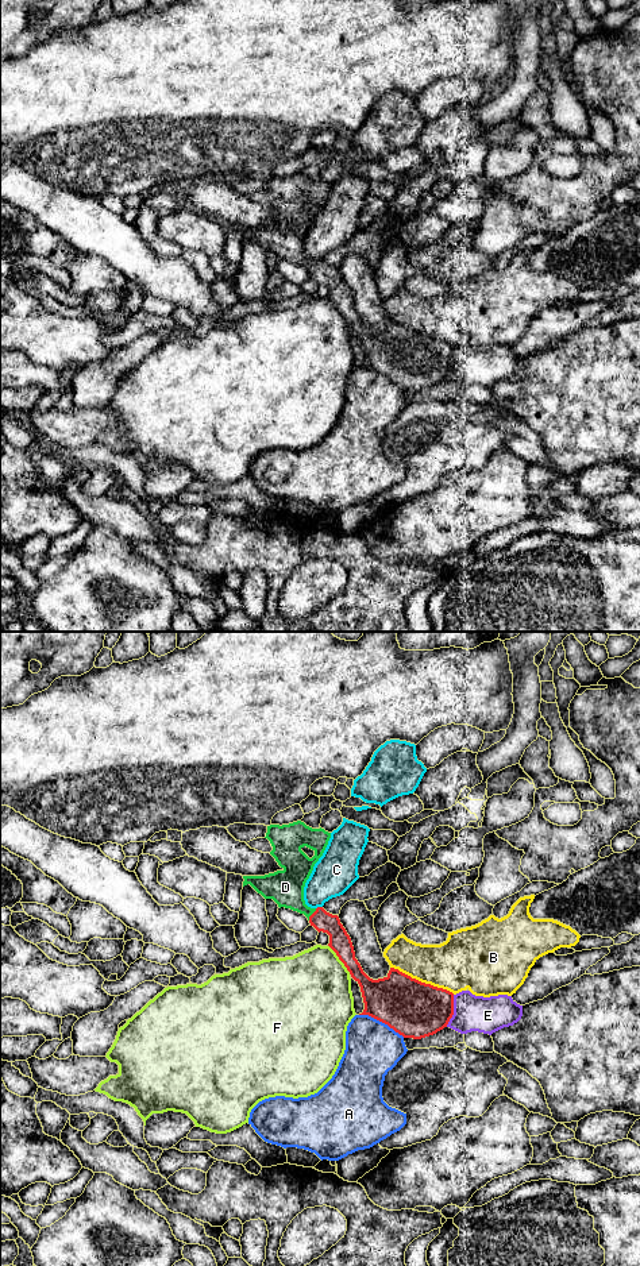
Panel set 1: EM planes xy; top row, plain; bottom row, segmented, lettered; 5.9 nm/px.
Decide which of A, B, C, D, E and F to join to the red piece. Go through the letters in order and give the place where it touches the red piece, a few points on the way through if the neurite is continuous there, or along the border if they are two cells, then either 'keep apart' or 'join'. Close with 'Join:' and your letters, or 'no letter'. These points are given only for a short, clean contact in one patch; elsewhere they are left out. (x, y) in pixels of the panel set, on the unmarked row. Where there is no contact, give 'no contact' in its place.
A: xy (382, 374) | keep apart
B: xy (423, 335) | keep apart
C: xy (319, 259) | along xy (322, 258), (316, 261) | keep apart
D: xy (312, 266) | across xy (340, 294), (312, 266), (285, 239) | join
E: xy (452, 363) | keep apart
F: xy (339, 311) | keep apart
Join: D

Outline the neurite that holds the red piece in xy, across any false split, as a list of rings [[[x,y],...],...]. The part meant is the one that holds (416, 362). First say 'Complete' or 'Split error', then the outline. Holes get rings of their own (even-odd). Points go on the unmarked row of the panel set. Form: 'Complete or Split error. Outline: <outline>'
Split error. Outline: [[[297,173],[267,178],[265,190],[270,193],[270,207],[282,221],[265,228],[243,228],[243,239],[250,236],[265,251],[273,251],[279,260],[304,266],[311,278],[329,287],[328,298],[361,339],[365,362],[359,367],[369,367],[404,390],[413,391],[433,387],[447,379],[454,367],[452,344],[421,335],[394,320],[383,331],[370,331],[355,310],[351,290],[339,269],[323,259],[311,260],[305,256],[305,235],[323,208],[331,185]]]

